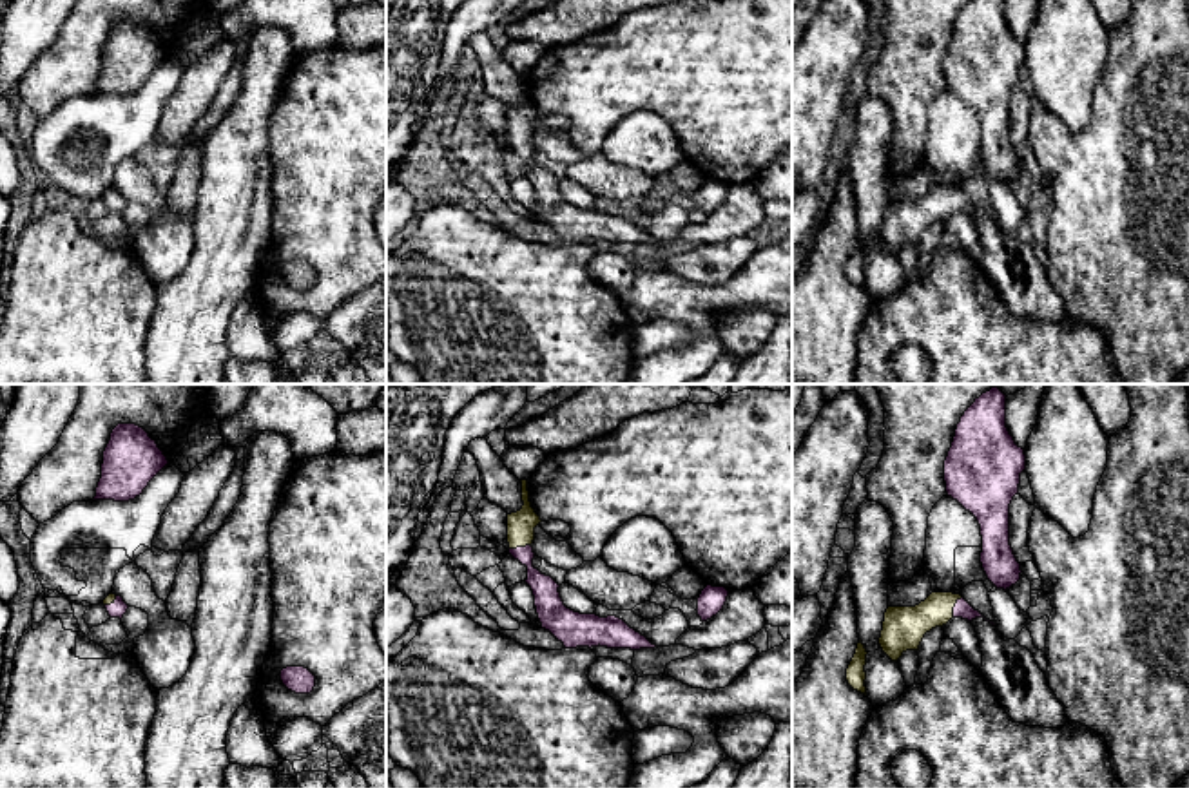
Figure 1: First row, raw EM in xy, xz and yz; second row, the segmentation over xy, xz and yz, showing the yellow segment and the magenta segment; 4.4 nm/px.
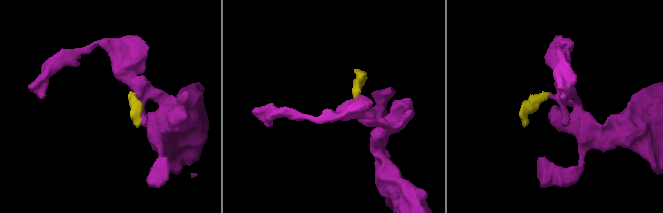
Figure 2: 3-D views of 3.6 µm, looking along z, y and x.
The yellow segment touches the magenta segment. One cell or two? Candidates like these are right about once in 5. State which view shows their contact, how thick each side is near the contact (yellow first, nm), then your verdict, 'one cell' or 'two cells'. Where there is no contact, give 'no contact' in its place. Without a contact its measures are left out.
yz | 190/80 nm | one cell

